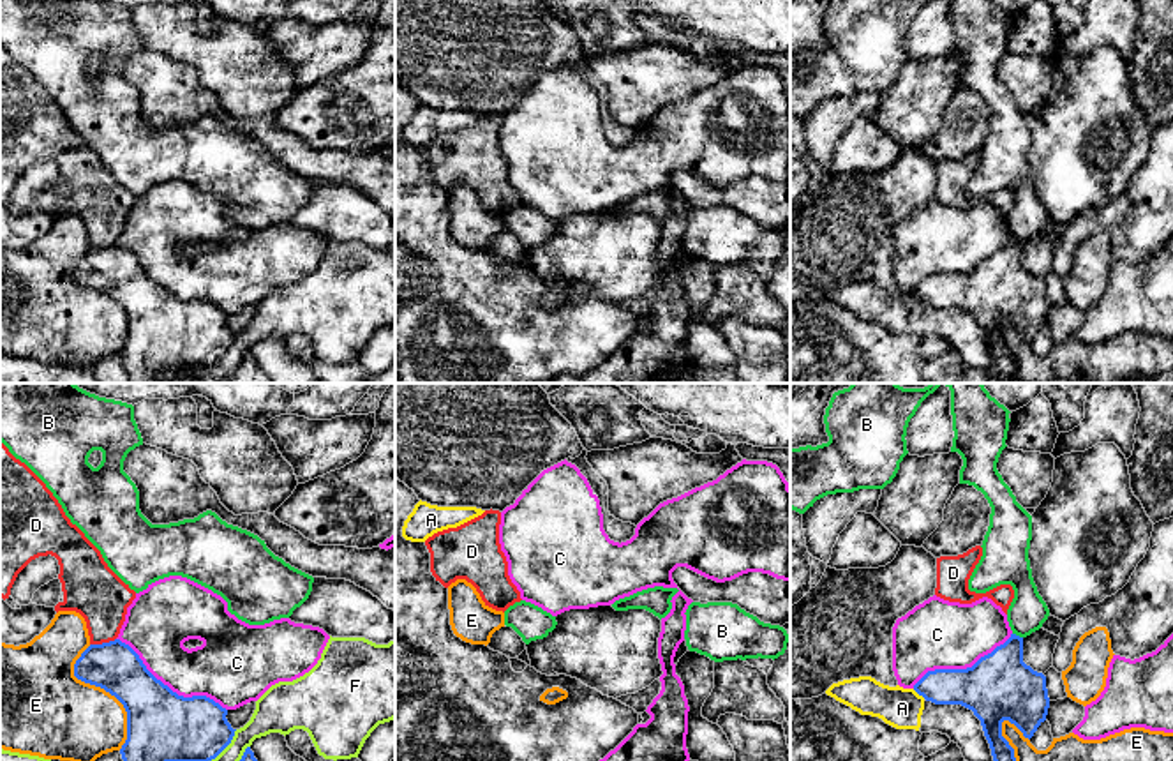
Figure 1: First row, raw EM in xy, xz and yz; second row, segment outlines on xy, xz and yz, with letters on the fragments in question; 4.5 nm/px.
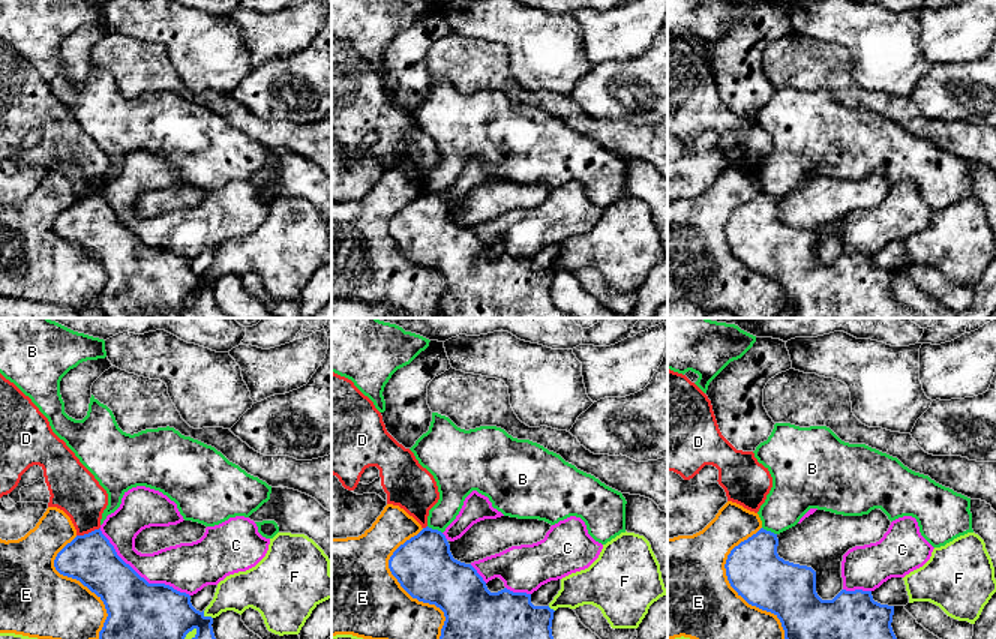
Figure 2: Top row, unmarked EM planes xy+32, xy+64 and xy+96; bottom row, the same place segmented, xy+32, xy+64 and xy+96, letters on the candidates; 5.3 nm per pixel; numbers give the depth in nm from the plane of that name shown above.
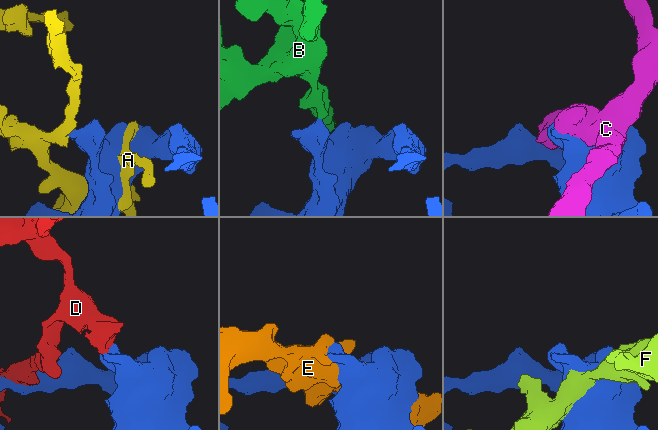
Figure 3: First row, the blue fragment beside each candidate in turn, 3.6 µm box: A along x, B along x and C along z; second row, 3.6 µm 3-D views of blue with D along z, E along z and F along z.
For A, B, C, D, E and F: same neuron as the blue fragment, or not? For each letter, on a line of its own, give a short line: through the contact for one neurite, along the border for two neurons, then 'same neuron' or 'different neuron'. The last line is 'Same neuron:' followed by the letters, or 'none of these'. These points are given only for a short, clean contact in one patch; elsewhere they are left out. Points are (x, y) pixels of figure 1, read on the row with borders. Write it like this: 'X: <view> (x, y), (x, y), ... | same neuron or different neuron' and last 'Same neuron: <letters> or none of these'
A: different neuron
B: yz (1013, 632), (1022, 638) | different neuron
C: different neuron
D: different neuron
E: different neuron
F: different neuron
Same neuron: none of these

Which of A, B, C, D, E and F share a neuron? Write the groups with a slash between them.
A / B / C / D / E / F

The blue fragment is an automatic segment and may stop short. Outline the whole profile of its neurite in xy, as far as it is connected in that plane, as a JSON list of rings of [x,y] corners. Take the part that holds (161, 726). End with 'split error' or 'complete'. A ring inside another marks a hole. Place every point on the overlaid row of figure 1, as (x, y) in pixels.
[[[120,639],[90,644],[76,660],[74,676],[123,704],[123,761],[212,761],[235,736],[226,708],[206,696],[178,696]]]; complete

